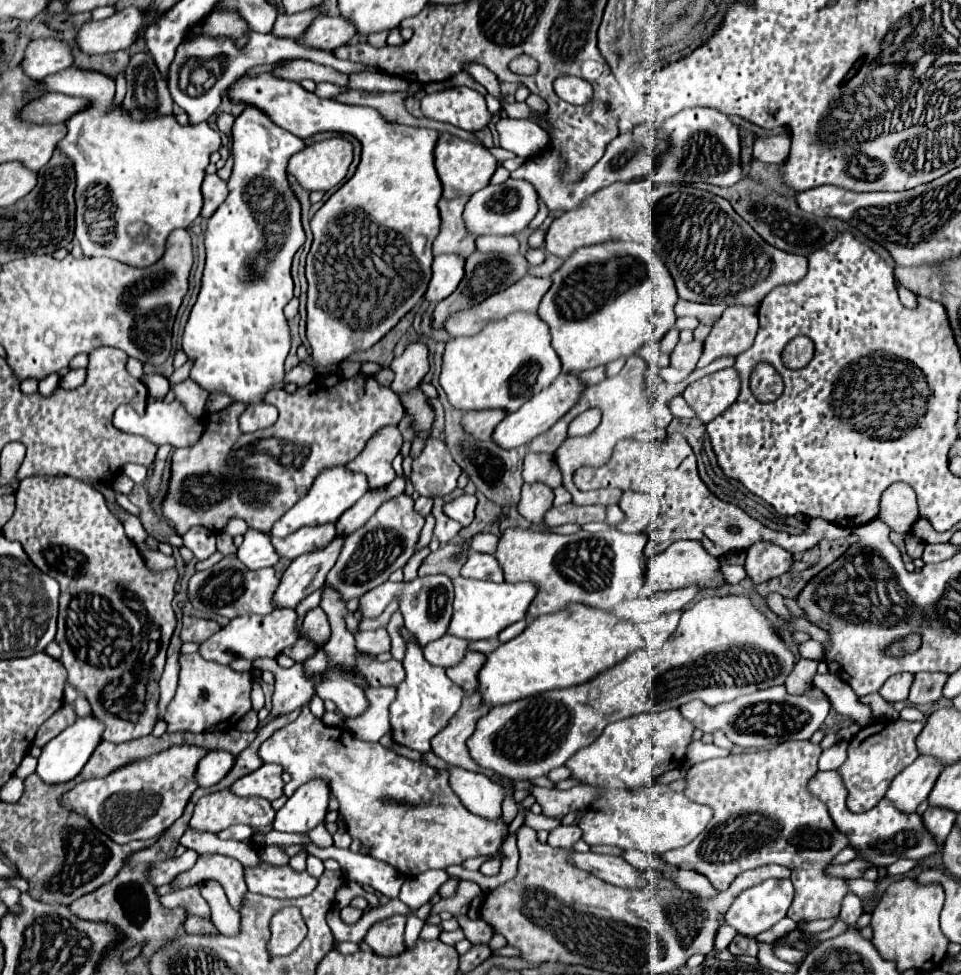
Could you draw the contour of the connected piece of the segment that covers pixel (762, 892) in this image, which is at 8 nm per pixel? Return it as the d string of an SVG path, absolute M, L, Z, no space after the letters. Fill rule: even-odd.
M767 879L767 881L759 883L759 885L753 885L753 887L745 889L741 895L737 895L733 905L727 909L725 919L741 935L755 937L755 935L767 931L779 919L783 919L789 905L791 905L791 901L793 901L793 885L791 885L790 879Z

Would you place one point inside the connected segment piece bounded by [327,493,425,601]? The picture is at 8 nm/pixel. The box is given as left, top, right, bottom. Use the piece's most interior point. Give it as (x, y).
(388, 540)

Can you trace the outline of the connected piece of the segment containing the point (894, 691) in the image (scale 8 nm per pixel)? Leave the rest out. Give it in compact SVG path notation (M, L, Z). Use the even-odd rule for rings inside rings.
M897 673L885 681L885 685L879 689L879 695L885 701L903 701L909 695L913 679L915 679L913 673Z

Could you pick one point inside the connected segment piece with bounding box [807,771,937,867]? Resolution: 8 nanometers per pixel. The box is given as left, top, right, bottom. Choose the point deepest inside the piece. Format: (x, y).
(881, 836)

